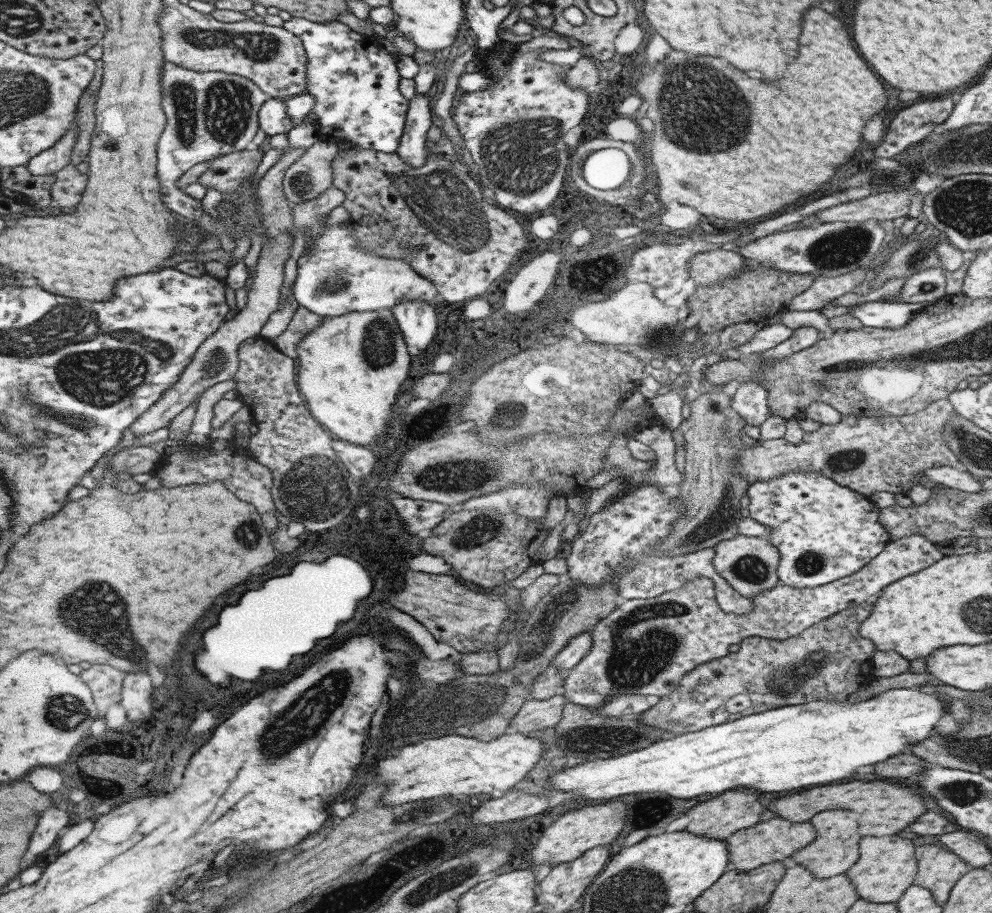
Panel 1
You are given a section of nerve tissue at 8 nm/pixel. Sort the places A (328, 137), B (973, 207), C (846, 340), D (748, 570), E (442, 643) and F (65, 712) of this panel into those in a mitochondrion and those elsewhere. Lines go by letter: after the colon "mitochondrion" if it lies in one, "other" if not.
A: other
B: mitochondrion
C: other
D: mitochondrion
E: other
F: mitochondrion

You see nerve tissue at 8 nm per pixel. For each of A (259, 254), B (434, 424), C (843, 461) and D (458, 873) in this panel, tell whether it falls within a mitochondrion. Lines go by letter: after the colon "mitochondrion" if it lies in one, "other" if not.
A: other
B: other
C: mitochondrion
D: mitochondrion

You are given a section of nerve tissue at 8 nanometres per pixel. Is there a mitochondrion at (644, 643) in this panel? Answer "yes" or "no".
yes

